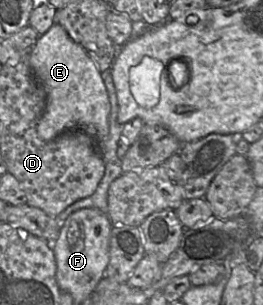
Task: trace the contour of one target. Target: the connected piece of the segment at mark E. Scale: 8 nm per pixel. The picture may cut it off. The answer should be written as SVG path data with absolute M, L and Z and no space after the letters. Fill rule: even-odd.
M54 22L45 34L39 36L29 65L46 95L45 109L37 125L38 136L50 141L66 131L80 129L94 140L103 158L111 106L101 72L94 60L60 24Z

